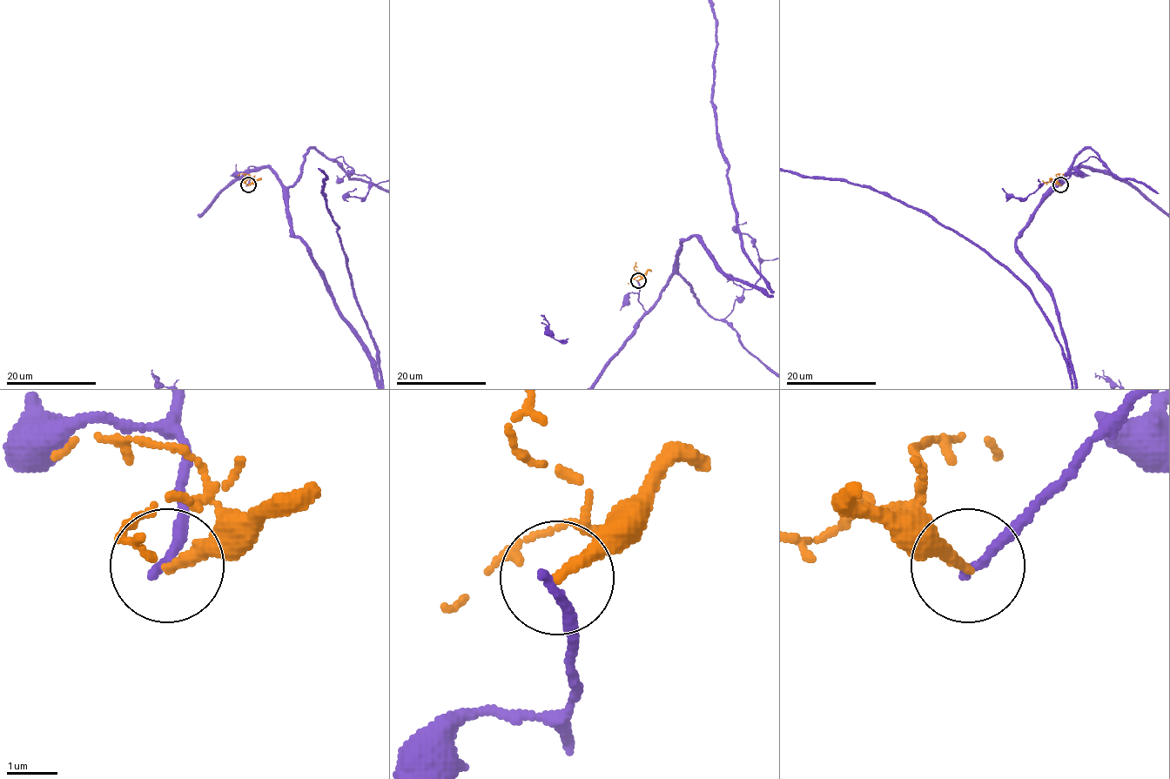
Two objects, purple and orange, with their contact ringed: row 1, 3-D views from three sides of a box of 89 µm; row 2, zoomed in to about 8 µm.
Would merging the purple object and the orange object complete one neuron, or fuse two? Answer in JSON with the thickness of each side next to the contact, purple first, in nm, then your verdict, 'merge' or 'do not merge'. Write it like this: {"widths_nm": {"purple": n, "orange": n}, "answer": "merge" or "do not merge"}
{"widths_nm": {"purple": 180, "orange": 240}, "answer": "do not merge"}

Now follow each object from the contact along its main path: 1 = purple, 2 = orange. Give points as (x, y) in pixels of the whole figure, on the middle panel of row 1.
1: (637, 280), (648, 311), (696, 237), (729, 277), (767, 288), (739, 230), (712, 102), (716, 23)
2: (638, 280), (642, 277), (638, 276), (628, 284)

